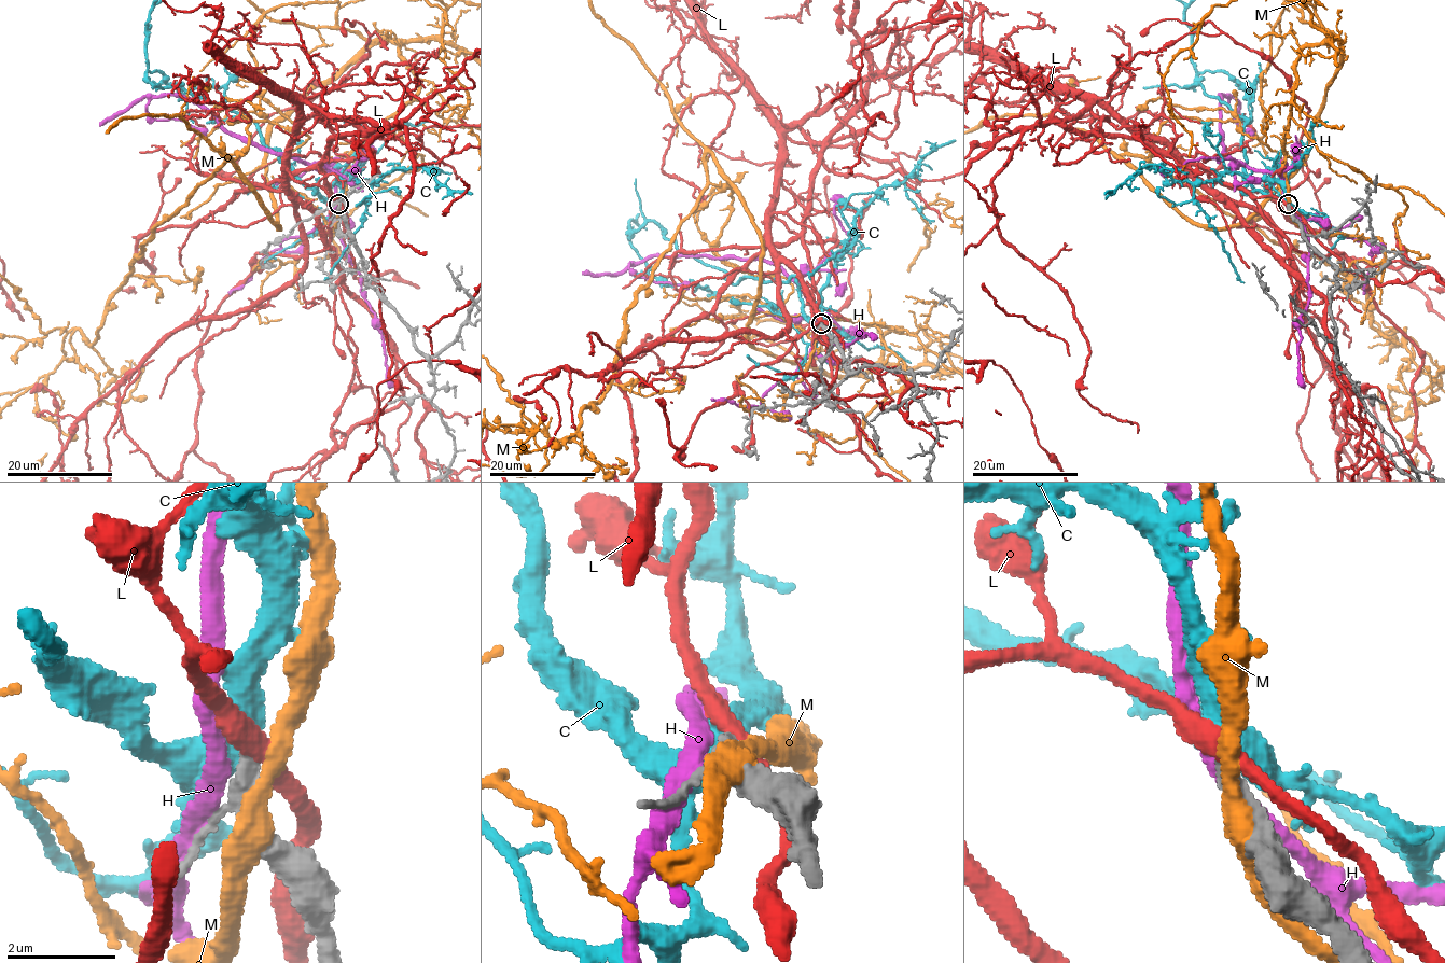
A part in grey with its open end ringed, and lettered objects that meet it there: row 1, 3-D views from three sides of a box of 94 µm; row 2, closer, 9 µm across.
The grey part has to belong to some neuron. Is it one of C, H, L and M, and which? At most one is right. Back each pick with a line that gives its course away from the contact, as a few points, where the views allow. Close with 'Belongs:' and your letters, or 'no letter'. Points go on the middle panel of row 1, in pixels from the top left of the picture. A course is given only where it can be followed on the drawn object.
C: course (821, 324), (795, 276), (734, 283), (655, 223), (630, 232), (631, 220), (740, 295), (731, 284)
Belongs: C

